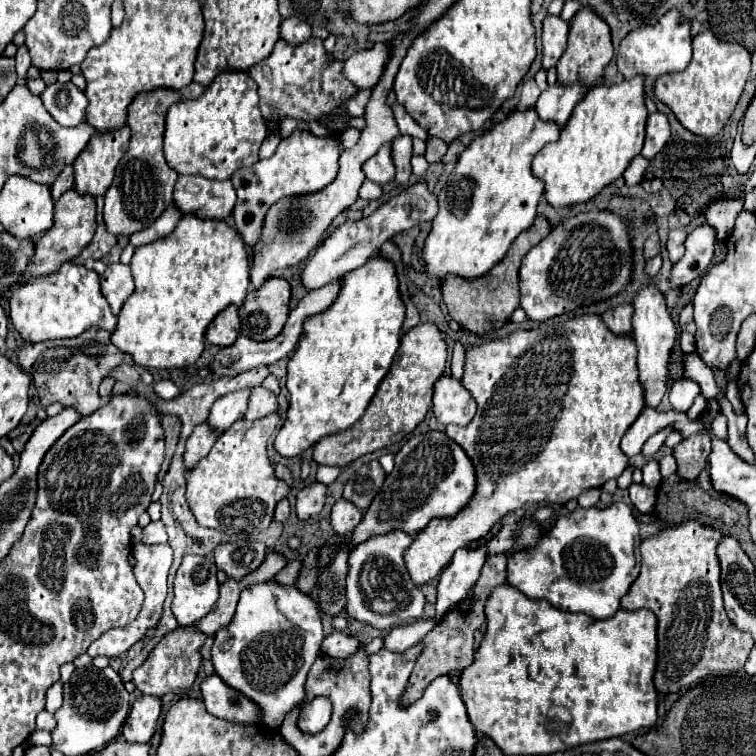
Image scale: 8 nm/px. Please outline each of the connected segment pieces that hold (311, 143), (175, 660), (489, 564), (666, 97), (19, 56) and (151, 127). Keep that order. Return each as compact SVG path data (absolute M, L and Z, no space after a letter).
M294 131L290 137L280 141L280 145L276 147L276 153L270 159L238 169L230 177L230 181L234 183L236 195L238 195L238 201L234 205L236 229L242 235L250 253L252 253L252 247L256 245L256 239L260 235L260 223L266 211L270 209L270 205L276 203L276 199L320 191L326 185L330 185L338 175L340 151L342 147L340 147L338 135L318 137L310 131Z
M190 625L190 627L176 627L174 631L166 633L162 637L162 641L154 647L154 651L148 655L148 659L138 667L134 669L134 675L132 675L132 683L136 685L136 689L144 695L156 695L156 697L162 697L170 691L176 691L176 689L186 689L194 683L196 675L198 675L198 669L200 669L200 663L202 663L202 645L208 637L196 627L196 625Z
M500 553L500 555L488 555L486 557L486 565L482 569L480 579L476 581L472 595L458 603L456 607L452 607L442 621L422 639L422 653L418 655L418 661L414 665L414 671L410 675L410 685L408 685L408 695L404 695L404 703L412 703L420 697L420 691L424 691L424 687L428 687L436 677L440 675L450 675L452 671L464 671L468 665L472 665L474 655L476 655L476 647L474 647L474 633L482 627L482 623L486 621L486 613L484 613L484 603L488 599L488 595L492 593L492 589L500 587L506 583L506 561L508 555Z
M710 29L694 37L694 55L690 65L680 73L660 75L654 83L654 95L672 109L676 119L692 133L714 137L732 115L744 83L750 75L750 53L738 43L720 41Z
M24 45L18 47L14 61L16 61L18 79L20 79L20 81L26 81L26 71L28 71L28 67L30 67L30 55L28 55L28 49L26 49Z
M192 81L184 89L168 89L158 87L146 93L138 93L134 101L128 105L128 125L132 129L132 137L128 143L128 151L116 167L116 175L112 185L104 195L104 223L112 235L132 235L140 229L152 225L162 211L172 203L172 191L178 179L178 173L166 163L162 151L164 137L164 119L166 111L172 103L196 99L204 93L204 85Z

